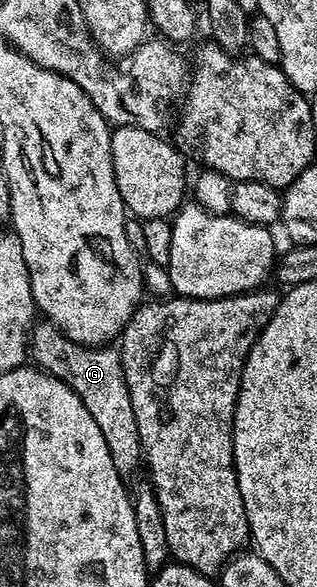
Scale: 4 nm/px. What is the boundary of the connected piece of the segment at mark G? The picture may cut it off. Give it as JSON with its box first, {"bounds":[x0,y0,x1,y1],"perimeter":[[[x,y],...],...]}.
{"bounds":[28,323,143,479],"perimeter":[[[38,323],[33,326],[28,337],[28,353],[37,368],[47,370],[58,377],[88,407],[92,419],[96,419],[96,427],[100,427],[100,435],[104,435],[104,443],[108,443],[108,451],[112,455],[112,463],[123,479],[137,471],[143,464],[142,440],[140,427],[136,427],[136,411],[132,411],[132,399],[128,395],[128,383],[122,370],[122,354],[114,347],[91,347],[77,345],[72,339],[65,337],[55,325]]]}

